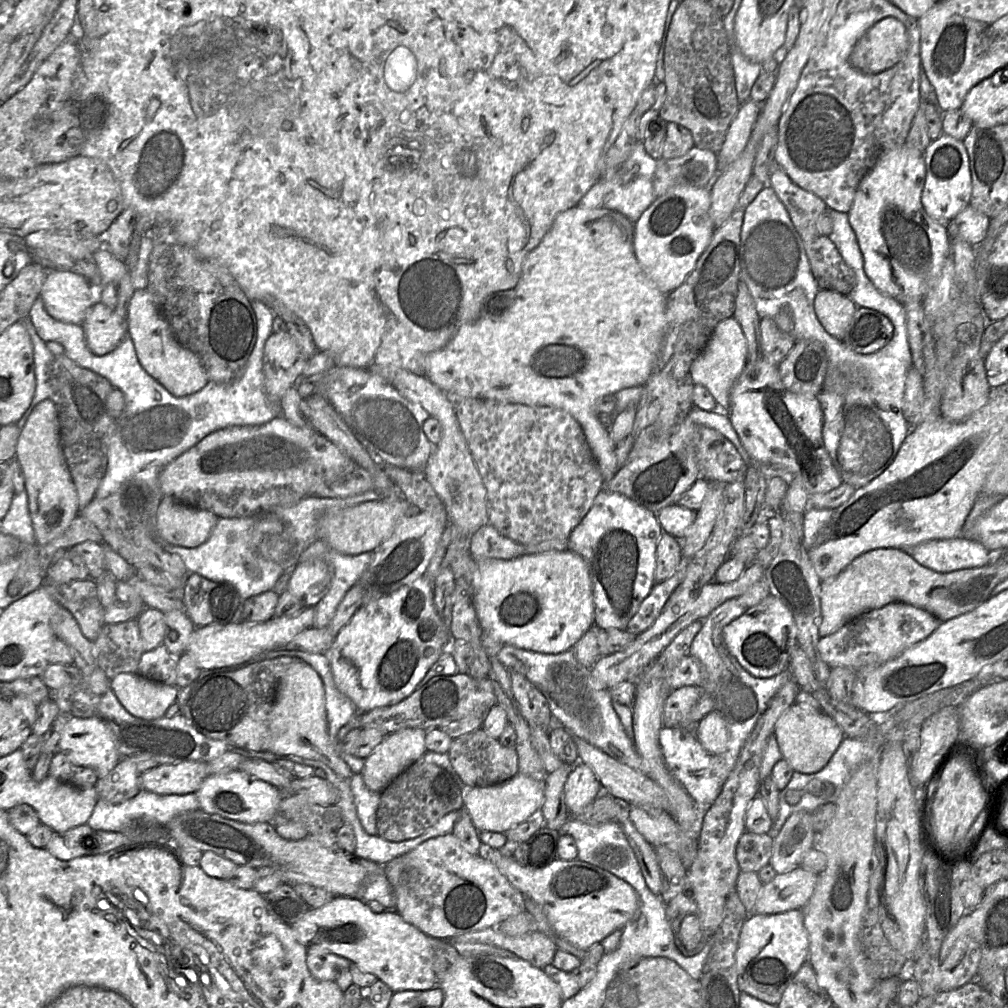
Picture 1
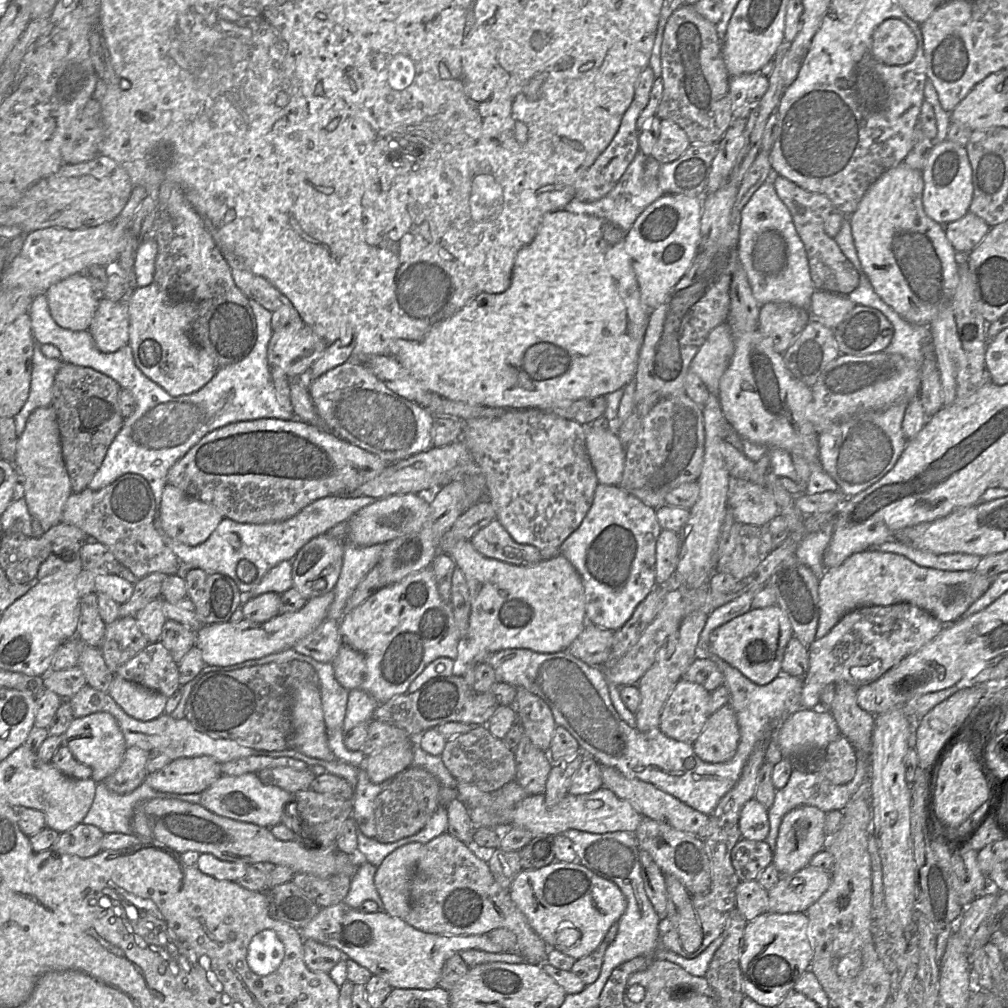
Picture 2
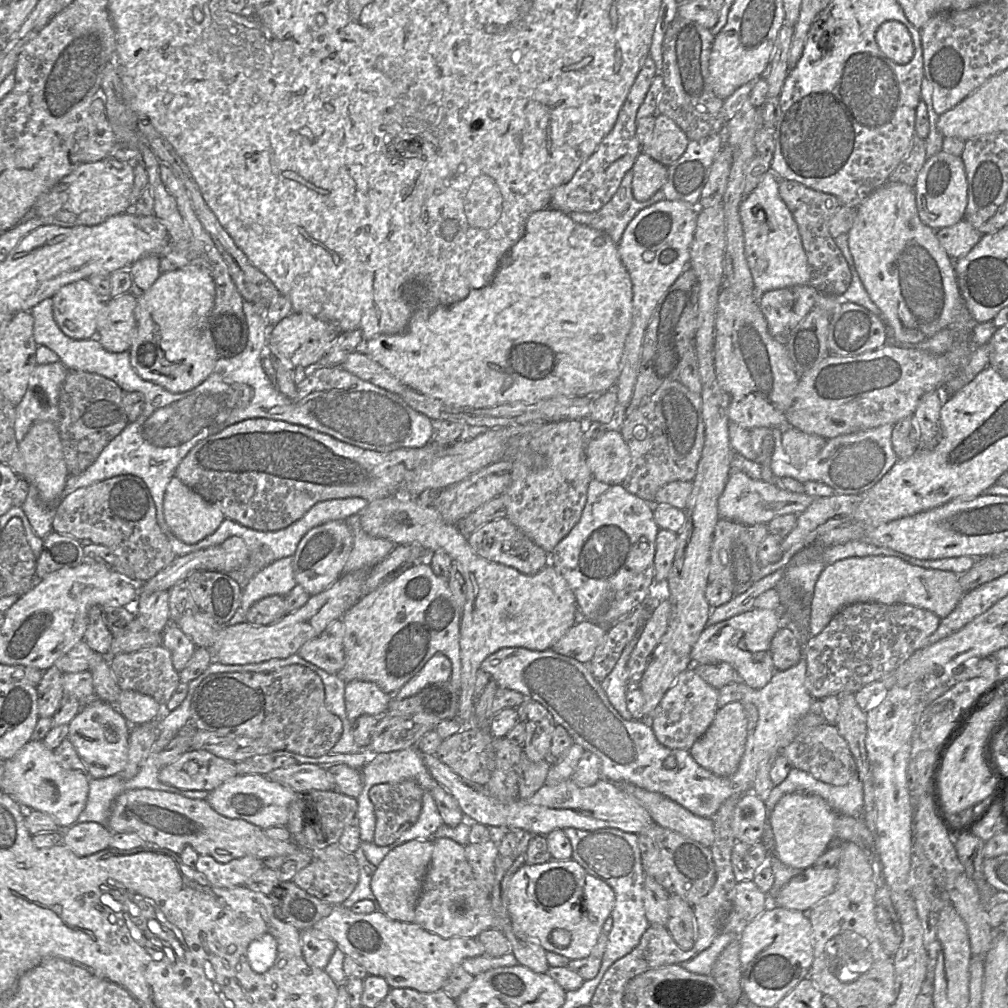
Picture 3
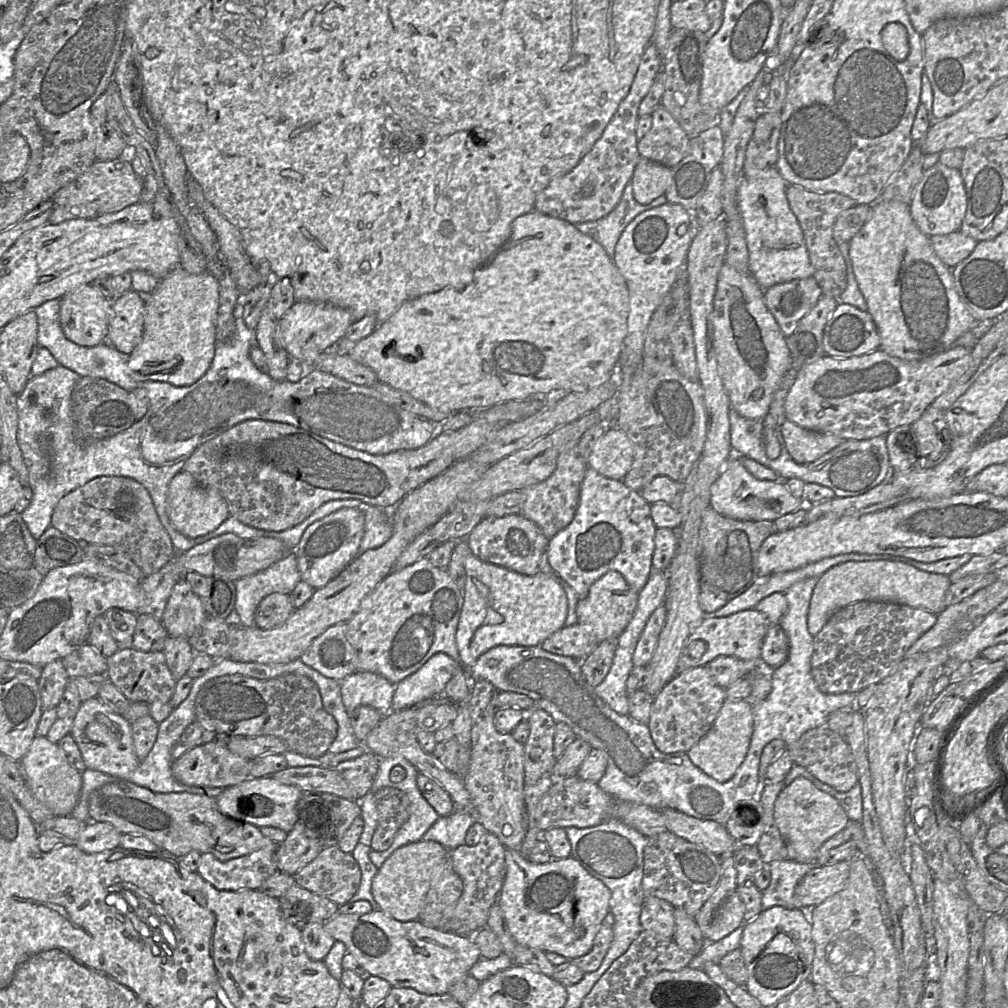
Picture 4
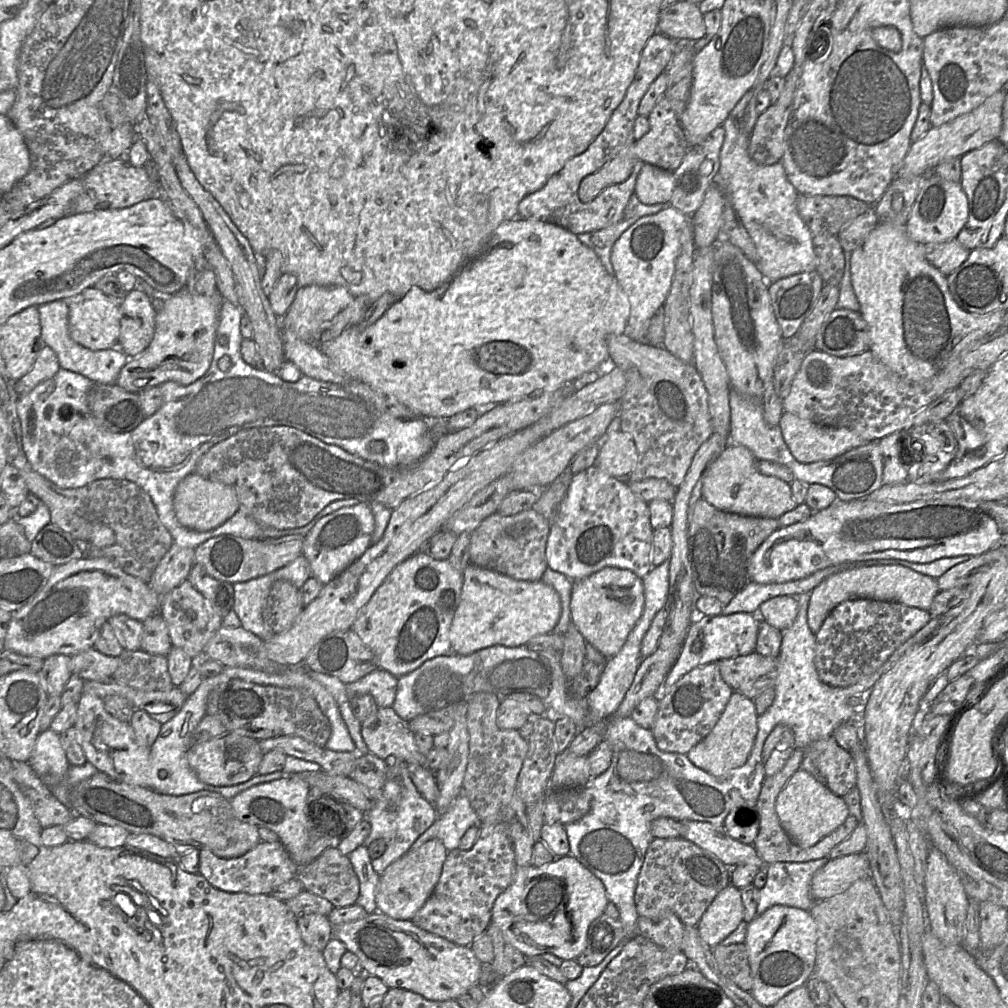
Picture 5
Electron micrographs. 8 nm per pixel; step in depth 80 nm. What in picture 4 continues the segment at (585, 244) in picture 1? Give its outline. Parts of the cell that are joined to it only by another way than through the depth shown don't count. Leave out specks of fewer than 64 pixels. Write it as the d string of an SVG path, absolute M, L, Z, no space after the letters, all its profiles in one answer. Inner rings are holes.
M534 210L514 220L510 239L487 264L476 270L471 284L462 290L446 287L405 302L388 320L378 324L370 335L355 343L347 355L372 369L378 382L406 392L431 408L442 412L488 408L510 400L552 397L561 393L586 390L616 378L623 341L627 335L628 315L629 292L626 281L602 245L580 232L575 225ZM610 426L594 444L587 462L601 475L622 480L631 469L634 457L635 449L629 437L618 426Z

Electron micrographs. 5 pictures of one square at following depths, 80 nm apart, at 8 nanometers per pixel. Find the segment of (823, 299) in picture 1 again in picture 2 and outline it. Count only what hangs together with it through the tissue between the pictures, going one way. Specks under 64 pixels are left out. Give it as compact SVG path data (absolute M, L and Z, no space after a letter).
M815 290L811 301L811 319L833 330L854 305L845 295Z

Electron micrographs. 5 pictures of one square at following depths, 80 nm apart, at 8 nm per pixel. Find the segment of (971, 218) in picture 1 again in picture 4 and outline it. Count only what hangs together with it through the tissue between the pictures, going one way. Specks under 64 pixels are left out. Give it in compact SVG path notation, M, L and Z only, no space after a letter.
M960 230L930 237L932 248L939 259L950 269L966 259L978 243Z

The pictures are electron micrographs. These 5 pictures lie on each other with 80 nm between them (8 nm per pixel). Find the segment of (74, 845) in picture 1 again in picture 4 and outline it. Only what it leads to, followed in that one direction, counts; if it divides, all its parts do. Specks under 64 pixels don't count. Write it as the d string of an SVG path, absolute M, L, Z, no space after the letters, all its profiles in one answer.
M90 821L82 828L74 843L86 853L98 853L120 846L121 835L110 823Z

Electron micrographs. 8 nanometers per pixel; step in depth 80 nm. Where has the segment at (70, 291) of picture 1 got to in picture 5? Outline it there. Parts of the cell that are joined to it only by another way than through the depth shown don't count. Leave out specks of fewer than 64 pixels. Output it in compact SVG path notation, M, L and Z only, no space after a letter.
M94 286L84 289L75 296L62 300L68 304L69 334L75 342L94 351L118 347L121 312L117 301Z

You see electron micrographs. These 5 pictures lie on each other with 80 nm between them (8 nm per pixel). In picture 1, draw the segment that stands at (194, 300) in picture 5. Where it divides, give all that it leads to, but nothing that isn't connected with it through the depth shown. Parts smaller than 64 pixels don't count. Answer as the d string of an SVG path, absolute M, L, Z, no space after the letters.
M146 288L134 290L126 322L127 335L133 341L140 365L172 395L182 397L195 393L209 382L199 358L176 341L169 323Z

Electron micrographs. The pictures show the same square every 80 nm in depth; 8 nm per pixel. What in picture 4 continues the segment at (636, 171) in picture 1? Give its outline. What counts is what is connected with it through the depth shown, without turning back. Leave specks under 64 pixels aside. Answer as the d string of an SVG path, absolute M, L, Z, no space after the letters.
M629 182L619 203L608 215L596 221L574 225L580 232L602 245L607 255L613 260L617 241L627 225L640 213L666 203L668 200L665 195L656 198L649 204L638 203L633 195L632 183Z

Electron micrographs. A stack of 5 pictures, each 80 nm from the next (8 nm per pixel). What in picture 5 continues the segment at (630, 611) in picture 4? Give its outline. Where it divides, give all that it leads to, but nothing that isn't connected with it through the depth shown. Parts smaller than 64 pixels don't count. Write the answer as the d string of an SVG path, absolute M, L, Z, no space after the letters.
M605 567L572 582L571 622L583 635L586 643L599 650L607 659L612 658L621 650L642 615L644 609L642 579L630 570Z

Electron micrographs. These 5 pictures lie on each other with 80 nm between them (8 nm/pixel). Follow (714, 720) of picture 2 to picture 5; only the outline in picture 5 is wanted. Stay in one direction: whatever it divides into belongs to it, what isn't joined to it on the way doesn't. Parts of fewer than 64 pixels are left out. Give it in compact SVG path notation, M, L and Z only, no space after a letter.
M738 690L733 691L724 711L710 733L686 754L691 763L717 779L725 777L731 770L742 766L752 750L757 734L758 714L754 700Z

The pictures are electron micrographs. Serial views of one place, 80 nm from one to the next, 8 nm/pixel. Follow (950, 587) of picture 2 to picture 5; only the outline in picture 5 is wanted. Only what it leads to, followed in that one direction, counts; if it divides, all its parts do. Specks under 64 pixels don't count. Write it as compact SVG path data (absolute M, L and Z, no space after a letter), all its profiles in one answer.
M876 565L841 571L827 577L811 591L807 610L808 626L816 634L828 614L838 604L858 598L897 602L909 607L929 610L939 591L937 579L904 566Z

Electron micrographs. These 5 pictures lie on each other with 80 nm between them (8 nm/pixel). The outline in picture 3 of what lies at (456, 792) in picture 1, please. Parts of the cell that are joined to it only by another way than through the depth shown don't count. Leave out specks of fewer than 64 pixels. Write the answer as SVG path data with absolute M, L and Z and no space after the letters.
M414 780L373 786L369 791L376 818L373 843L391 845L413 826L421 813L423 793Z

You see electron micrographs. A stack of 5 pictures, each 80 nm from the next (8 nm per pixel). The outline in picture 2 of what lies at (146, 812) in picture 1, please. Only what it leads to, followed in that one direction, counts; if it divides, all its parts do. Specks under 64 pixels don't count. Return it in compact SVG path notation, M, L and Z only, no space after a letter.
M104 782L97 783L92 806L83 819L83 824L94 825L104 834L133 834L132 819L140 803L154 798L174 798L200 804L200 794L175 794L158 792L143 782L133 792L119 795L110 791Z

